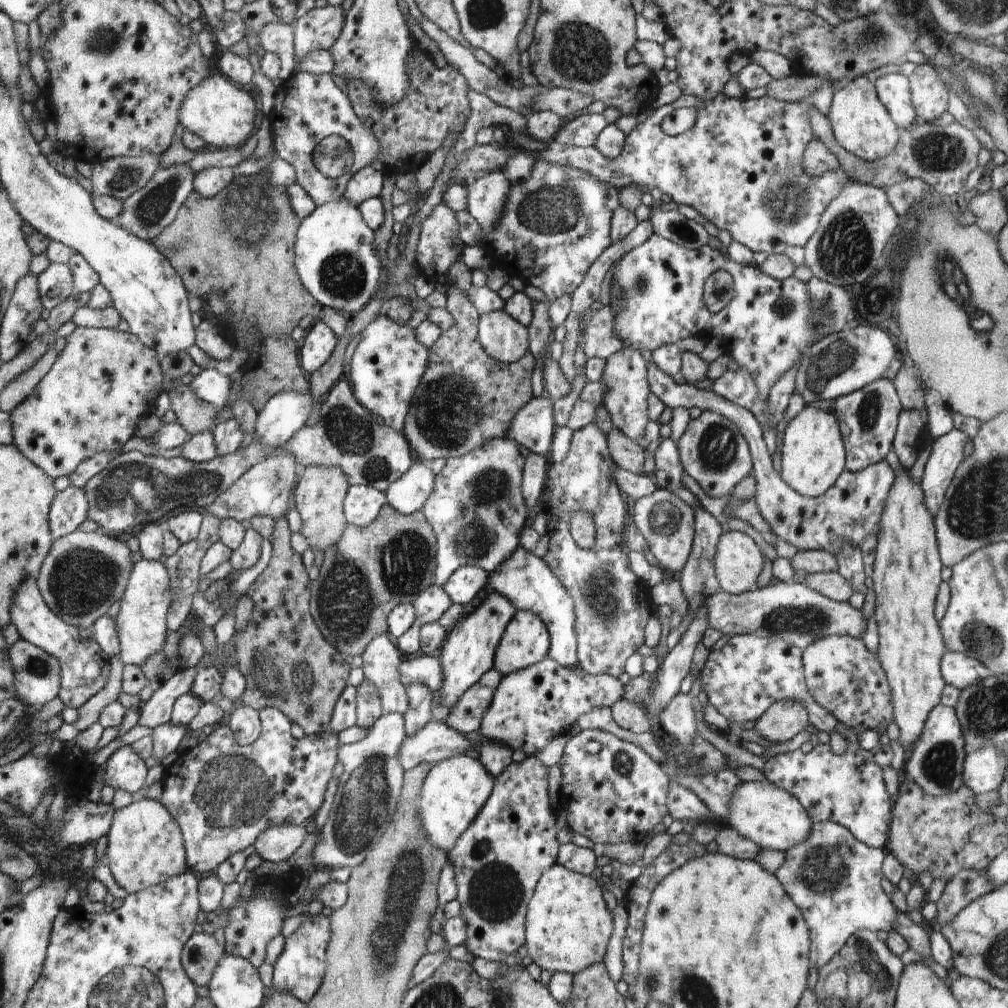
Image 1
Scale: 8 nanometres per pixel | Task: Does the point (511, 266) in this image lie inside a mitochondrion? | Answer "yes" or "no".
no

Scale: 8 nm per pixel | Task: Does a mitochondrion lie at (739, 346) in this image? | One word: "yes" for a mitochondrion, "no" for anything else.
no

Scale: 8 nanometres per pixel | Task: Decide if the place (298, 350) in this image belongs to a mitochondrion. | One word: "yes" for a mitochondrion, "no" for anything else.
no

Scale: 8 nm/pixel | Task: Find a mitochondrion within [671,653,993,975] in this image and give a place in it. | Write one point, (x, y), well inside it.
(825, 868)

